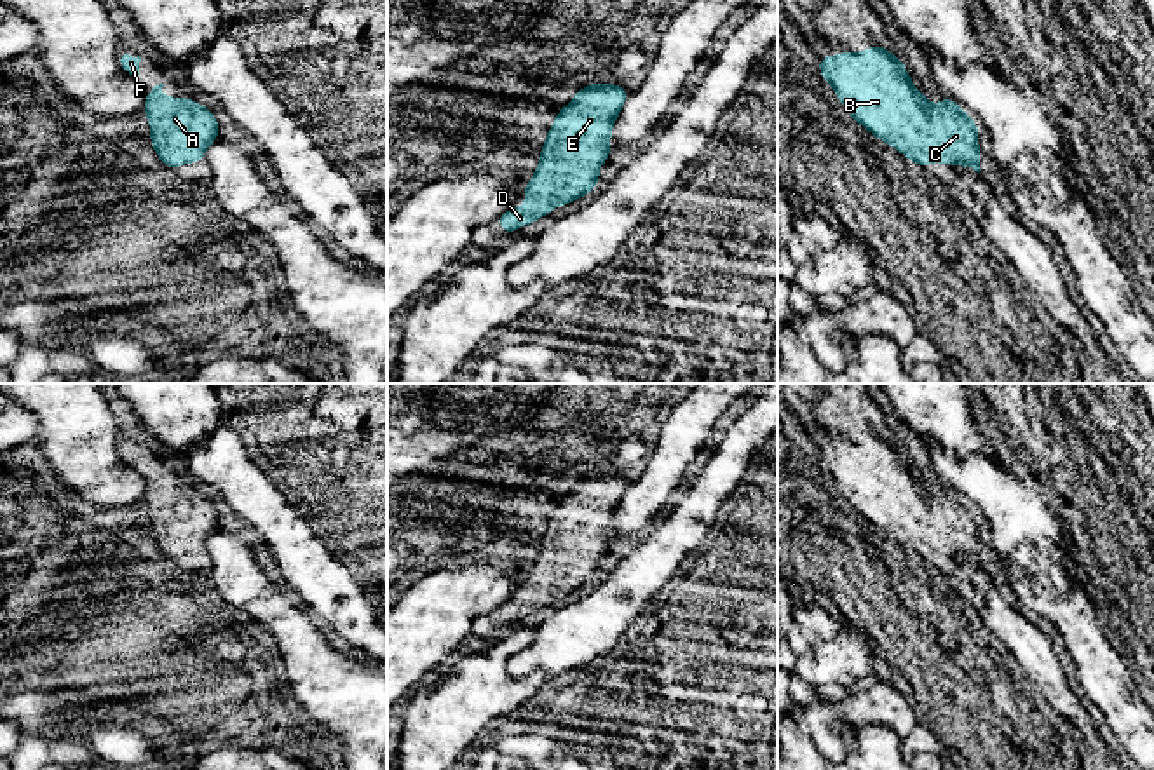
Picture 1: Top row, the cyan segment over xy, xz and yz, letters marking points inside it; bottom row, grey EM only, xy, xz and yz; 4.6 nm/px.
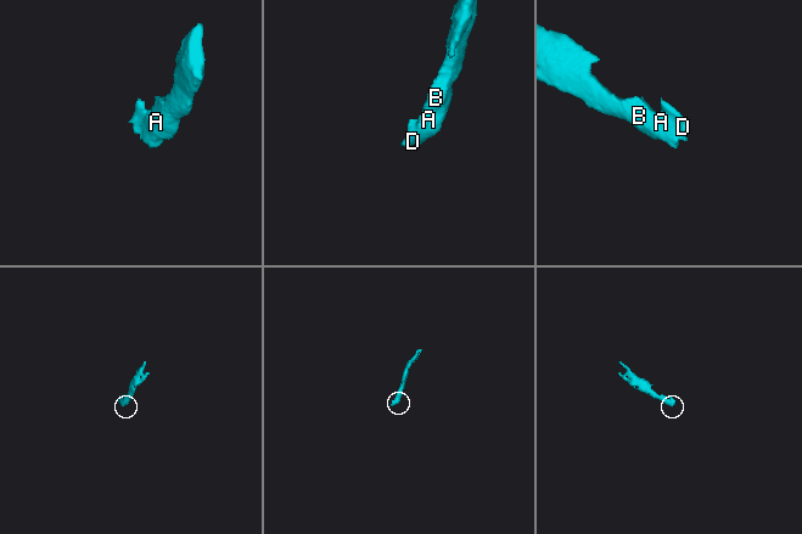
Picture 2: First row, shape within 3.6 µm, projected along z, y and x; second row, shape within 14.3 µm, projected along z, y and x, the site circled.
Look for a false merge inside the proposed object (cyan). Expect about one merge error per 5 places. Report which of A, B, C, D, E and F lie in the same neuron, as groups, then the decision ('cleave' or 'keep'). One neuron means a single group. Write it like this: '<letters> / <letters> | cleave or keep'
A B C D E F | keep

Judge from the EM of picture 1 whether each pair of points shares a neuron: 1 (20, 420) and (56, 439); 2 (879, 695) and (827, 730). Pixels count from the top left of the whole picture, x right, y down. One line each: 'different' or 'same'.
1: different
2: same

